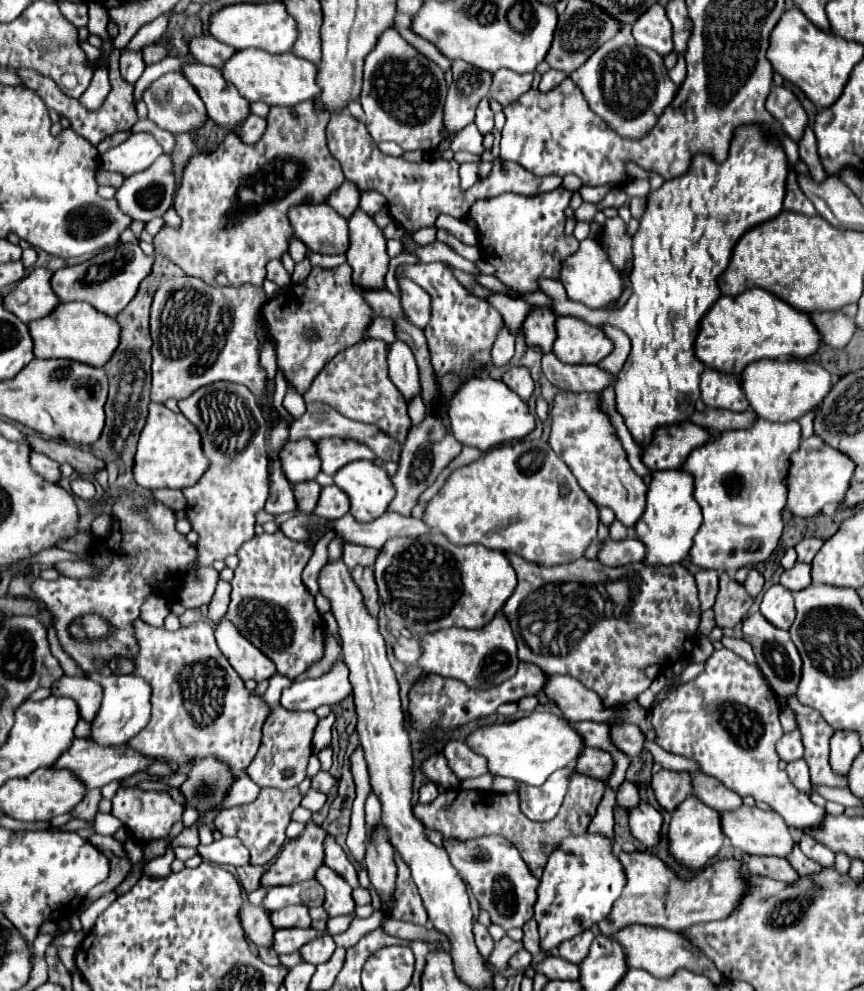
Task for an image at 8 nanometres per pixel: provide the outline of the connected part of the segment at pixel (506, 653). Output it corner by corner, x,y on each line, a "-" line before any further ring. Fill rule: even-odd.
498,612
492,622
488,622
482,630
462,630
462,628
446,628
436,630
422,636
422,658
418,666
422,672
434,672
440,676
450,676
466,682
470,688
490,688
498,686
506,678
512,678
518,668
518,648
516,638
510,628
508,618

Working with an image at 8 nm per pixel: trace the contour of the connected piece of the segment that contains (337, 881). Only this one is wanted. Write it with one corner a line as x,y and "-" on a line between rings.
322,866
316,874
316,880
326,890
324,910
328,912
328,918
334,916
356,916
356,902
352,900
352,888
344,878
338,878
334,870
328,866

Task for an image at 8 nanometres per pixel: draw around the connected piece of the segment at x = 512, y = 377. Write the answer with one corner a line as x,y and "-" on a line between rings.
514,366
514,368
506,370
504,376
502,376
502,382
504,382
510,390
514,390
524,402
526,402
526,400
532,396
532,392
534,392
534,380
532,380
530,370
528,370
526,366

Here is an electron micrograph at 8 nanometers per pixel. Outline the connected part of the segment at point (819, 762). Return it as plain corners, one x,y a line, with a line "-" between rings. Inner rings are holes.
794,694
786,702
794,710
798,728
802,732
804,760
808,762
812,784
824,784
830,788
848,788
848,778
836,774
828,762
830,756
828,740
834,734
832,726
814,708
800,704

